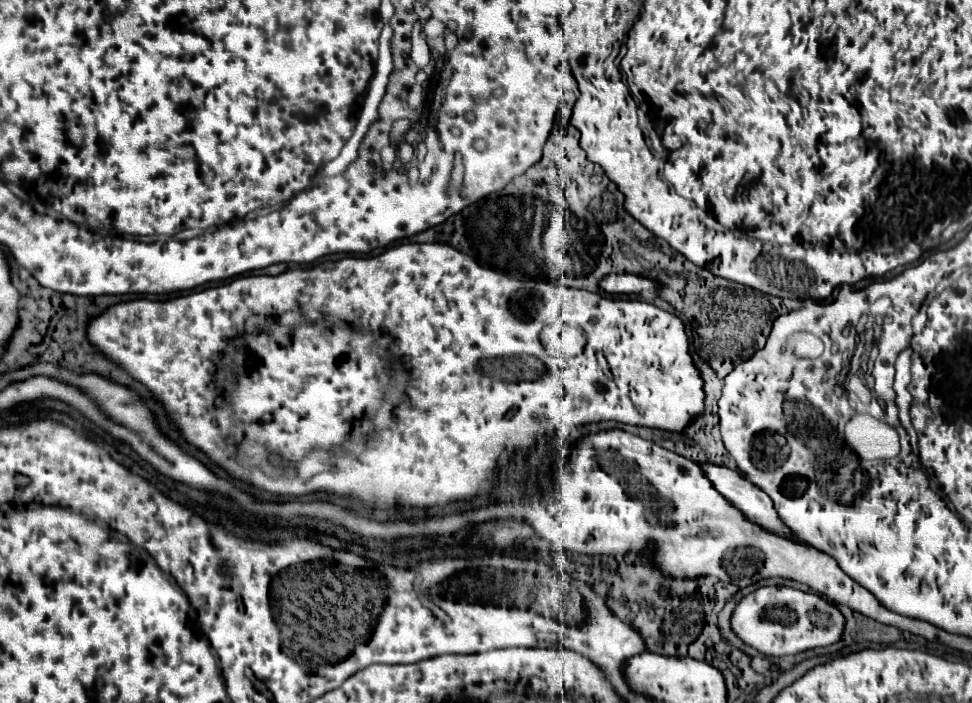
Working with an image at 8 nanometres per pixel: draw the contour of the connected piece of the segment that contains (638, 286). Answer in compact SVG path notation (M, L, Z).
M608 274L598 286L608 294L640 294L642 290L656 290L654 280L644 280L636 274Z

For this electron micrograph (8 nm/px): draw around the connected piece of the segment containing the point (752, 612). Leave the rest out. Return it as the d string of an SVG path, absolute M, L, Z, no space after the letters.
M760 588L748 594L734 610L732 628L736 634L766 656L788 656L842 640L844 614L826 598L796 588Z

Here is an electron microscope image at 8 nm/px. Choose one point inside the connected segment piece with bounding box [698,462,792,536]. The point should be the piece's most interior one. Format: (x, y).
(755, 503)

